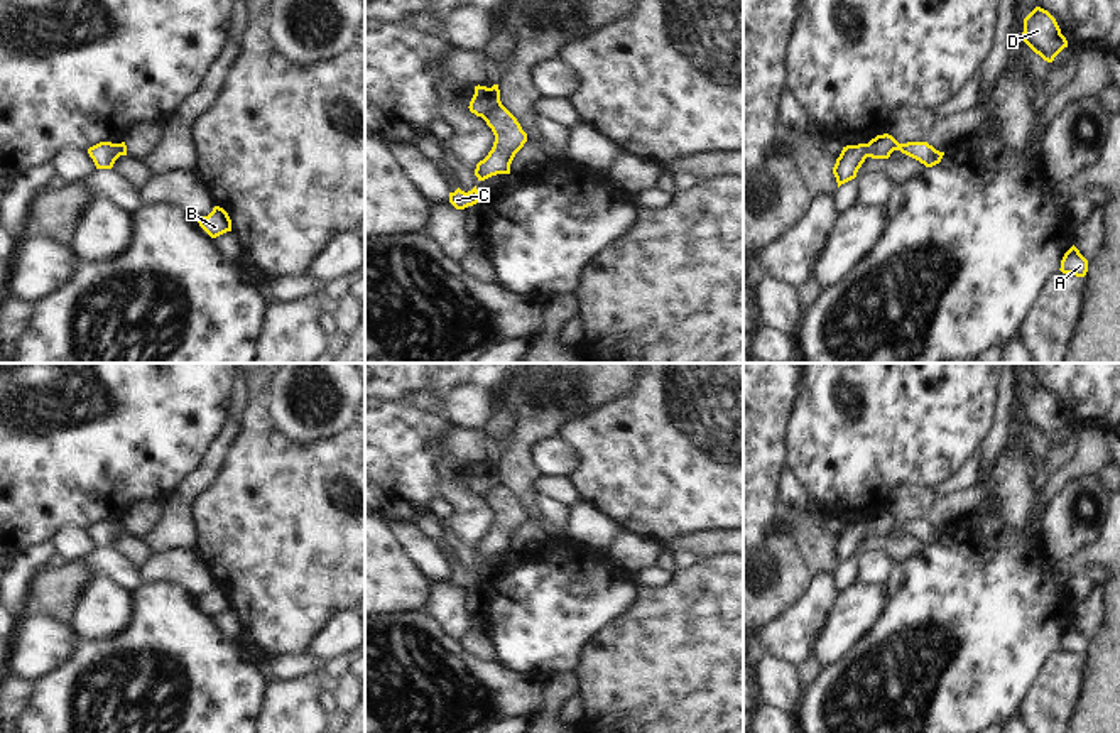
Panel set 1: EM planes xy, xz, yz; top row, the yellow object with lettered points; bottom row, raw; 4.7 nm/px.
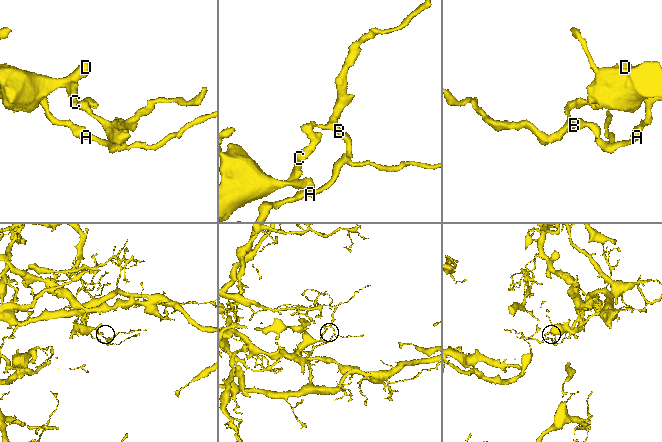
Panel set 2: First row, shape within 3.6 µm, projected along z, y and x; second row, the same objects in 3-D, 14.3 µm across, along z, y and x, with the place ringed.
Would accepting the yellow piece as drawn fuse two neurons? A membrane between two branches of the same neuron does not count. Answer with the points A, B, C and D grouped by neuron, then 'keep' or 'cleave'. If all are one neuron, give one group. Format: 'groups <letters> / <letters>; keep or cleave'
groups A B / C D; cleave

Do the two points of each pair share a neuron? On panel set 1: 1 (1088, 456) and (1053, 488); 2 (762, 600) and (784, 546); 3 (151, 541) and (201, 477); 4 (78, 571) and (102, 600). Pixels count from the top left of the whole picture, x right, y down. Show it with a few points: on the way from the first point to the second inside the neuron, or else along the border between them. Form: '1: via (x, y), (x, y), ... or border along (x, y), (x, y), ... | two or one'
1: via (1080, 465), (1061, 480) | one
2: via (772, 586), (781, 576), (781, 559) | one
3: via (168, 527), (178, 517), (178, 509), (186, 494) | one
4: border along (100, 575), (85, 590), (71, 620) | two

